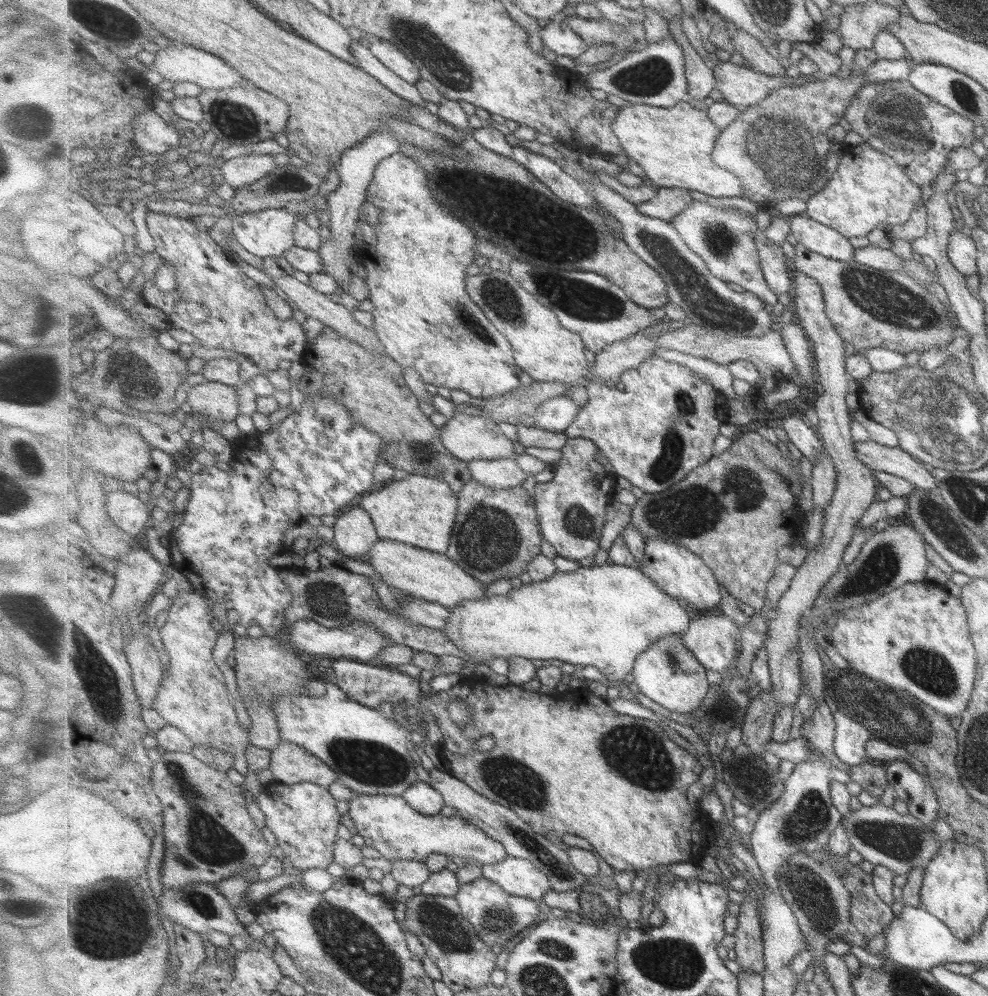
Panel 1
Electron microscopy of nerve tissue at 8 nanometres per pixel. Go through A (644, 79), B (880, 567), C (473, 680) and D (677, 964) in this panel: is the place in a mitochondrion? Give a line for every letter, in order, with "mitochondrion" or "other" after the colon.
A: mitochondrion
B: mitochondrion
C: other
D: mitochondrion

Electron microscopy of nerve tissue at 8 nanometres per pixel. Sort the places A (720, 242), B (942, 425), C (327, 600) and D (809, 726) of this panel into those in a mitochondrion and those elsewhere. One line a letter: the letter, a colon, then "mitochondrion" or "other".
A: mitochondrion
B: mitochondrion
C: mitochondrion
D: other

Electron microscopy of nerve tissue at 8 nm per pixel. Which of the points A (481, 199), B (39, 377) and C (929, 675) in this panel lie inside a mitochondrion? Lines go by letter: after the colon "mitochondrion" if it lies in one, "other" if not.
A: mitochondrion
B: other
C: mitochondrion

